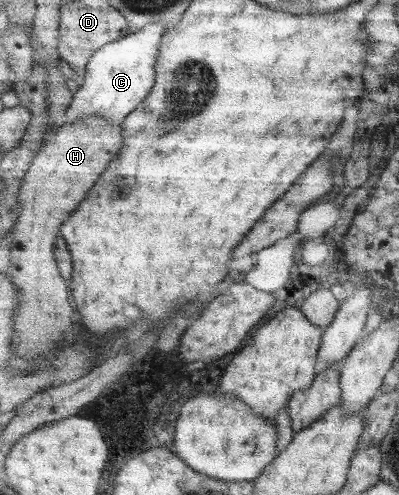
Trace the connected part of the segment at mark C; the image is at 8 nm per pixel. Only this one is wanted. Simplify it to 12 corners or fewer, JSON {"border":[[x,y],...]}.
{"border":[[157,21],[100,48],[67,110],[124,120],[152,94]]}

